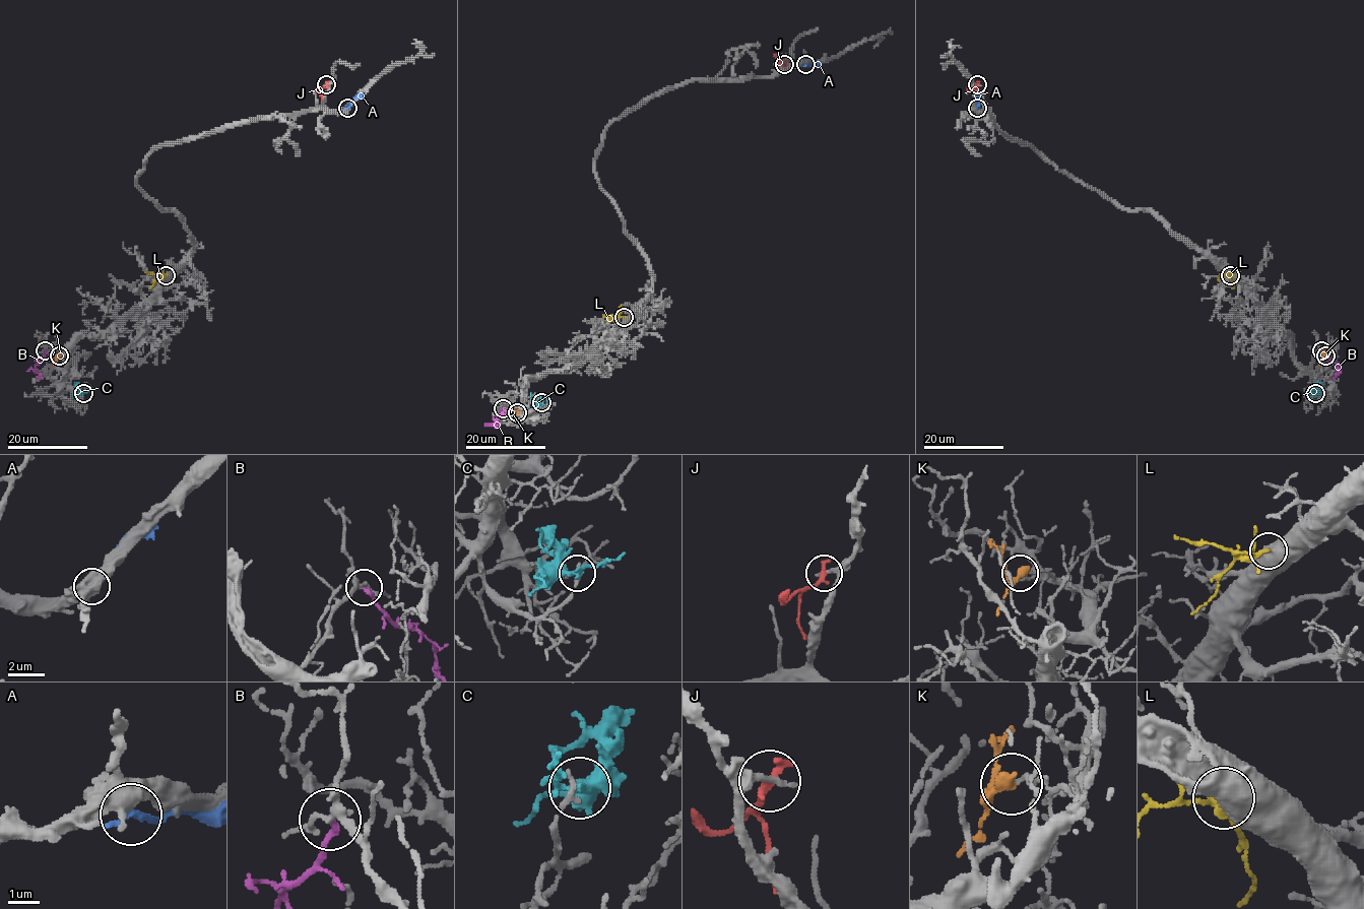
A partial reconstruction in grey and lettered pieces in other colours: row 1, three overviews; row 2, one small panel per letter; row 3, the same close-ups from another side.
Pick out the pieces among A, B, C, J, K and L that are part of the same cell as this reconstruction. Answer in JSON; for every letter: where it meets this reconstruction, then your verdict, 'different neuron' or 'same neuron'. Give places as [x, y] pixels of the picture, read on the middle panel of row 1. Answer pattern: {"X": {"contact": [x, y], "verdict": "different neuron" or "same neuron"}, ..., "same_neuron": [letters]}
{"A": {"contact": [805, 64], "verdict": "different neuron"}, "B": {"contact": [503, 408], "verdict": "different neuron"}, "C": {"contact": [541, 402], "verdict": "different neuron"}, "J": {"contact": [784, 64], "verdict": "different neuron"}, "K": {"contact": [517, 412], "verdict": "different neuron"}, "L": {"contact": [624, 317], "verdict": "same neuron"}, "same_neuron": ["L"]}

